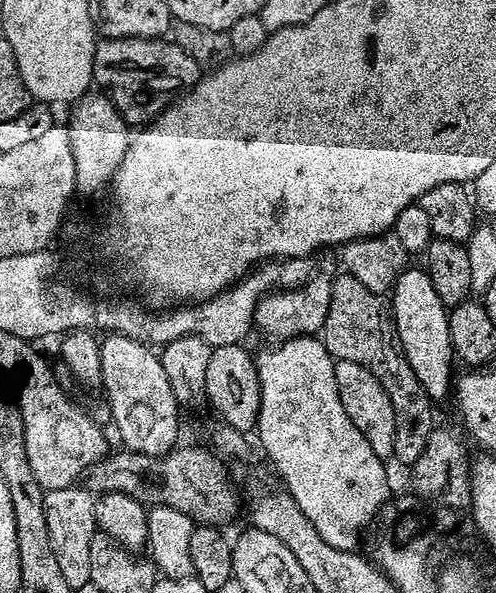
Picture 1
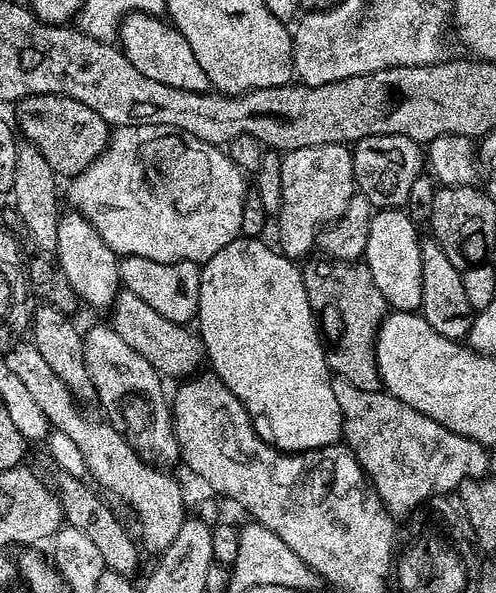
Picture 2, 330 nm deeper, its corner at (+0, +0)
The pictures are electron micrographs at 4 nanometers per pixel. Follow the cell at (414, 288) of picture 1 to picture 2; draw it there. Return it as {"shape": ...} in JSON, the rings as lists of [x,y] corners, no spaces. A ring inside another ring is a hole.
{"shape":[[[381,208],[370,222],[370,238],[366,238],[363,263],[374,278],[374,286],[382,290],[382,298],[389,309],[397,312],[416,312],[422,302],[421,233],[407,211],[399,208]]]}

